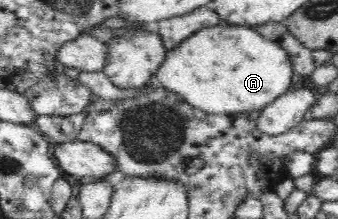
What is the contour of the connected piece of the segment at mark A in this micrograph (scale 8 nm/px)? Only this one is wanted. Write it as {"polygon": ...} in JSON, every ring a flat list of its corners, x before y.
{"polygon":[[222,25,197,28,174,47,168,47,154,78,204,111,235,114,261,110,289,88,293,73,287,53,255,28]]}

